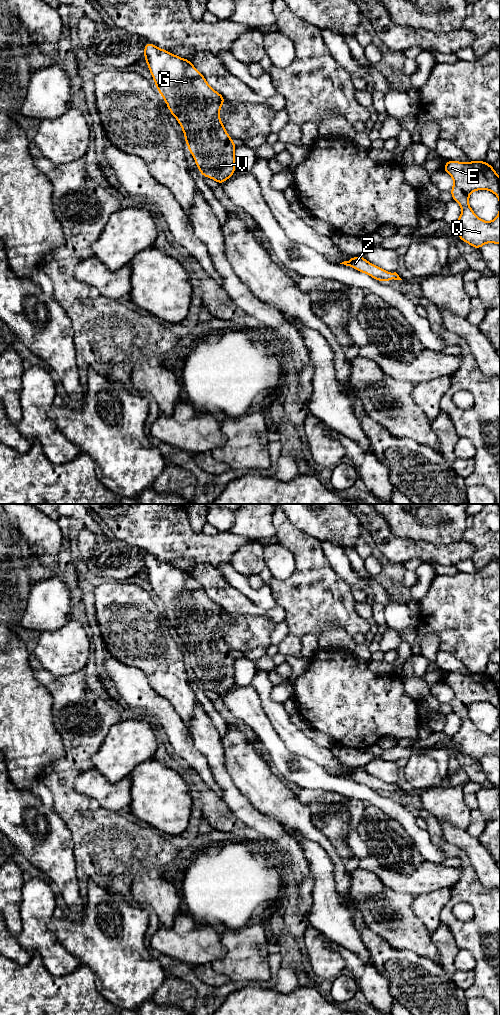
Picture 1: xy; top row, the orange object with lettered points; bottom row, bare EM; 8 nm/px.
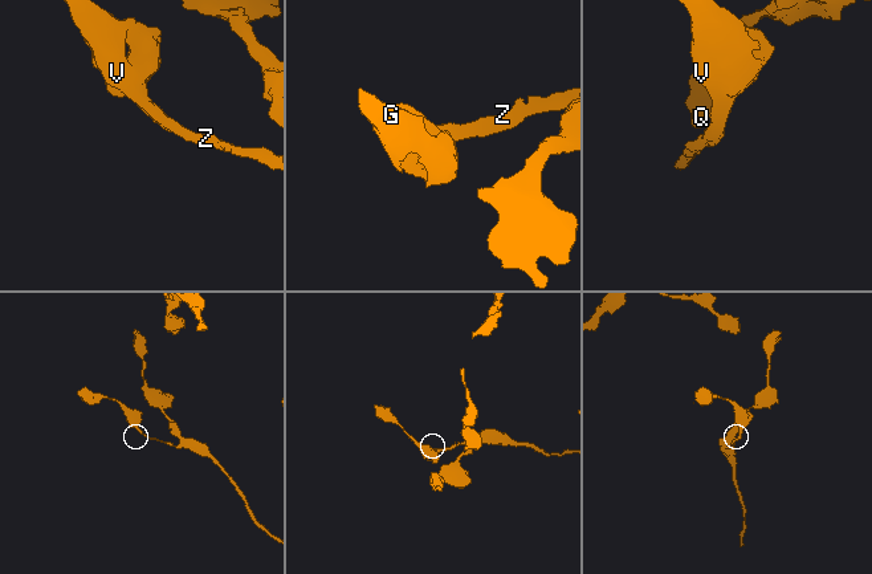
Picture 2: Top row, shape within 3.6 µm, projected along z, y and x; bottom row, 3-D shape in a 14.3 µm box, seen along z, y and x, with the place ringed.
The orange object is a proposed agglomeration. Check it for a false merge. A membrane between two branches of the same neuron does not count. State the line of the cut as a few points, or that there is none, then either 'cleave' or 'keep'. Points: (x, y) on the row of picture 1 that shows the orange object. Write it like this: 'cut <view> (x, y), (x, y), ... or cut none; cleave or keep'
cut none; keep

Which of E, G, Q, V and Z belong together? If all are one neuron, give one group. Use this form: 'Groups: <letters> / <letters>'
Groups: E G Q V Z

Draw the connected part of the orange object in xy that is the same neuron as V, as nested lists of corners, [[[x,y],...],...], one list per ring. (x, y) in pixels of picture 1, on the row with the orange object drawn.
[[[150,42],[144,45],[144,59],[156,89],[183,130],[199,172],[223,184],[236,173],[236,143],[220,120],[220,108],[226,98],[207,83],[188,59]]]

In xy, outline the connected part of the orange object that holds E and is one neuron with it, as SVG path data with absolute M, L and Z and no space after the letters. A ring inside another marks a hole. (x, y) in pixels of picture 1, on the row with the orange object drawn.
M448 160L442 167L454 180L452 199L462 208L459 219L451 226L461 241L479 250L486 243L500 245L500 177L486 161L462 163ZM489 190L499 198L499 214L487 222L471 209L468 200L473 191Z

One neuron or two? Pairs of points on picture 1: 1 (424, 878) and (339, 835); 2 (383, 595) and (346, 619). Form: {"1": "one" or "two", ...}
{"1": "one", "2": "two"}

